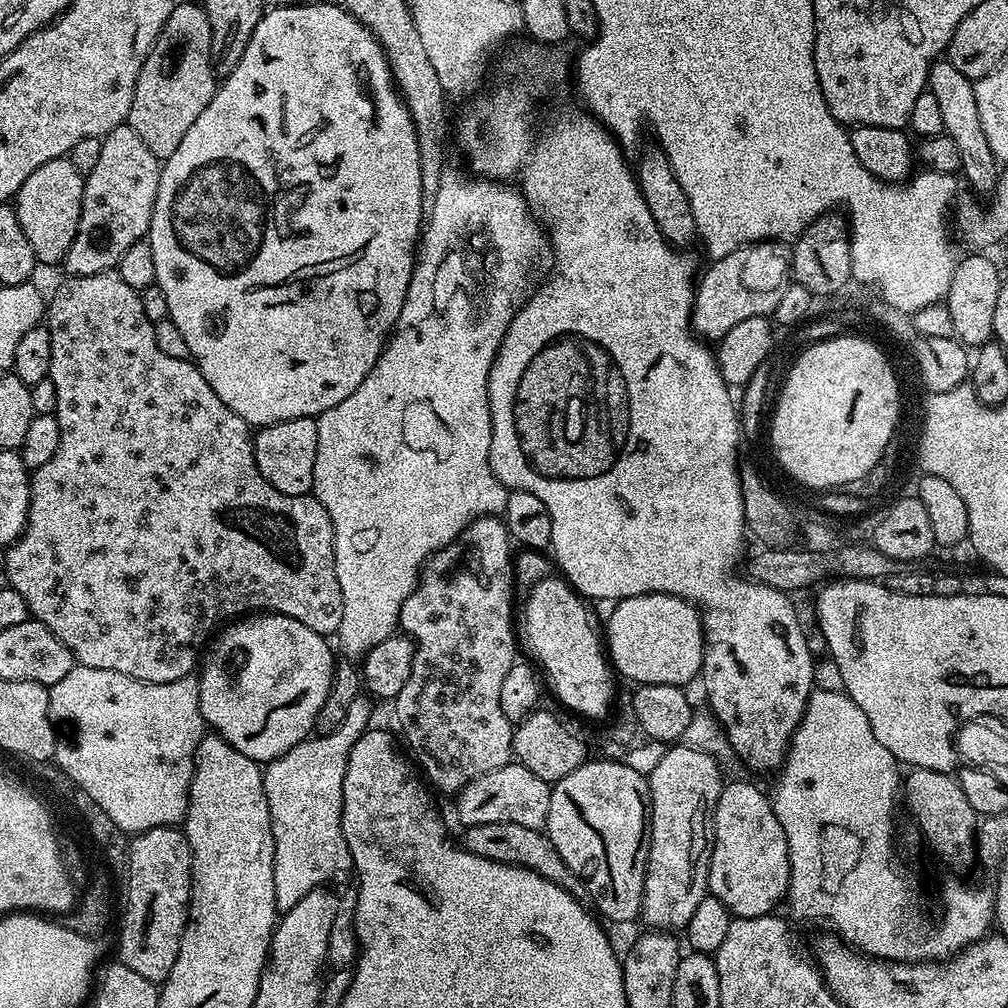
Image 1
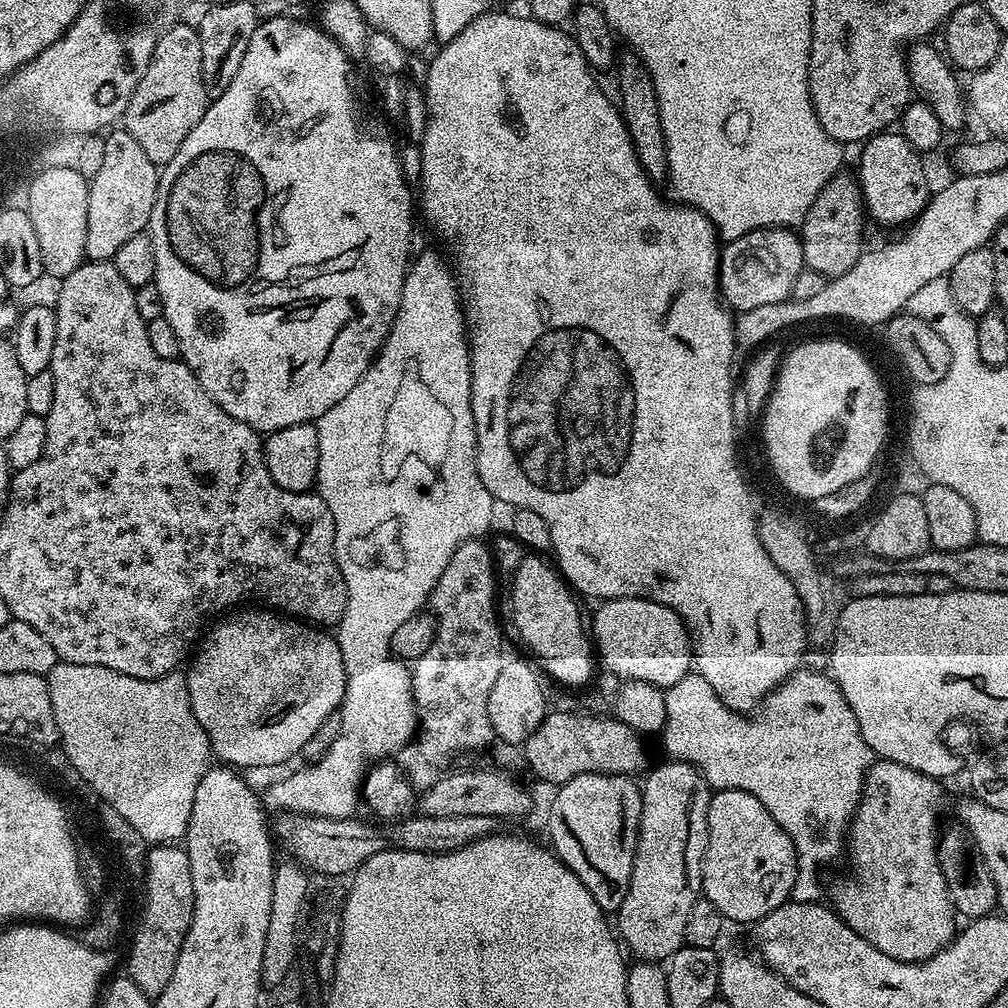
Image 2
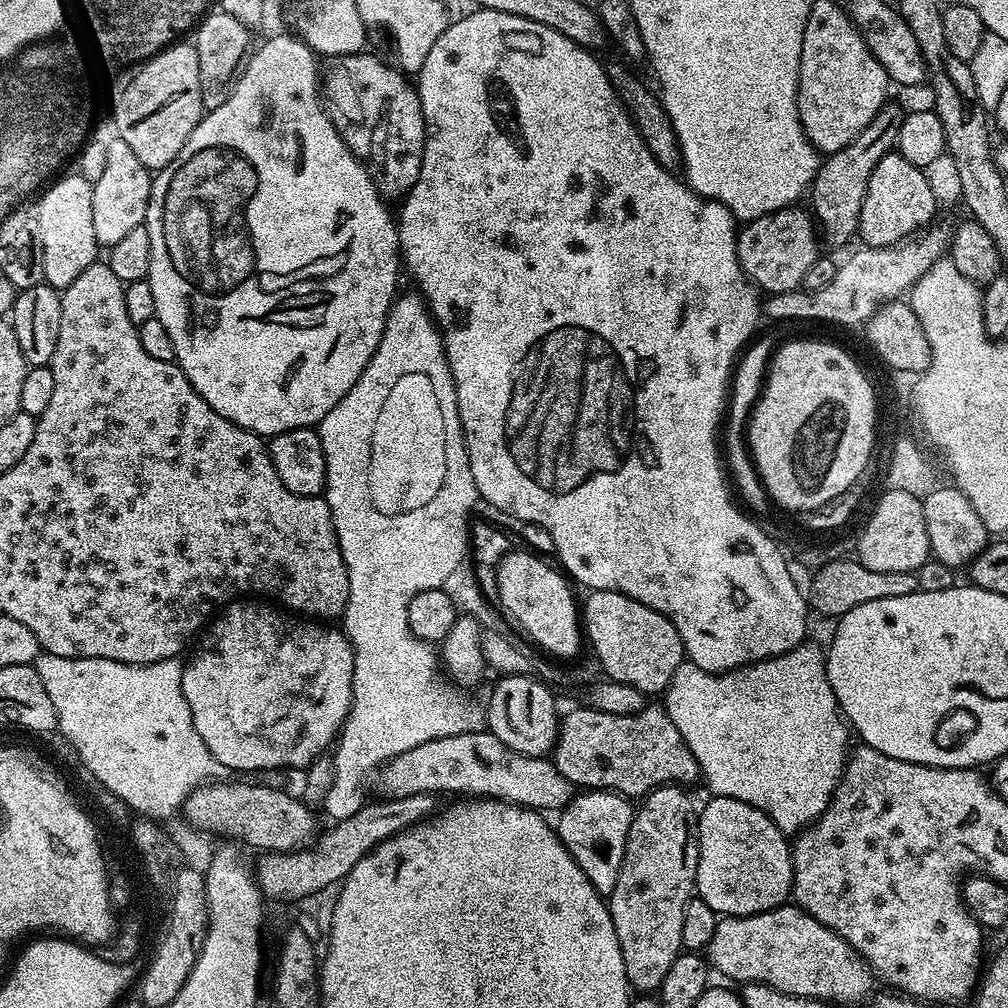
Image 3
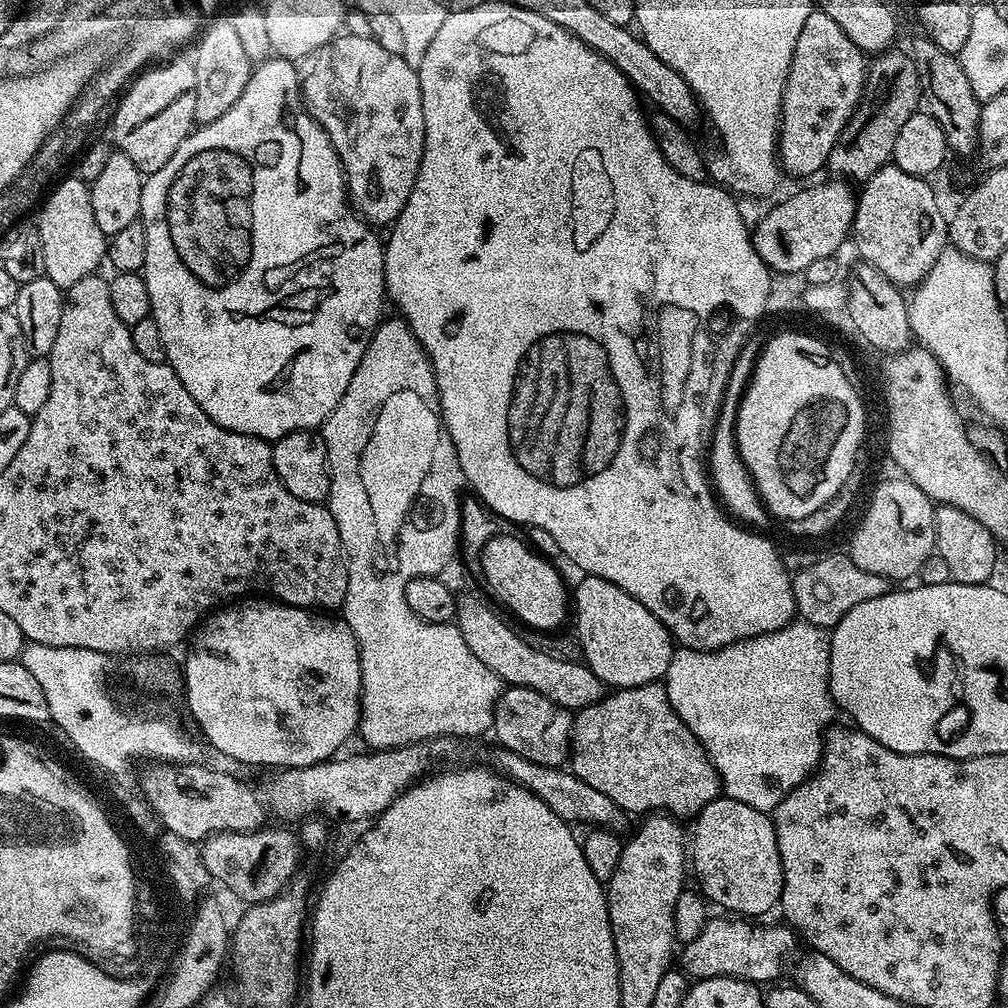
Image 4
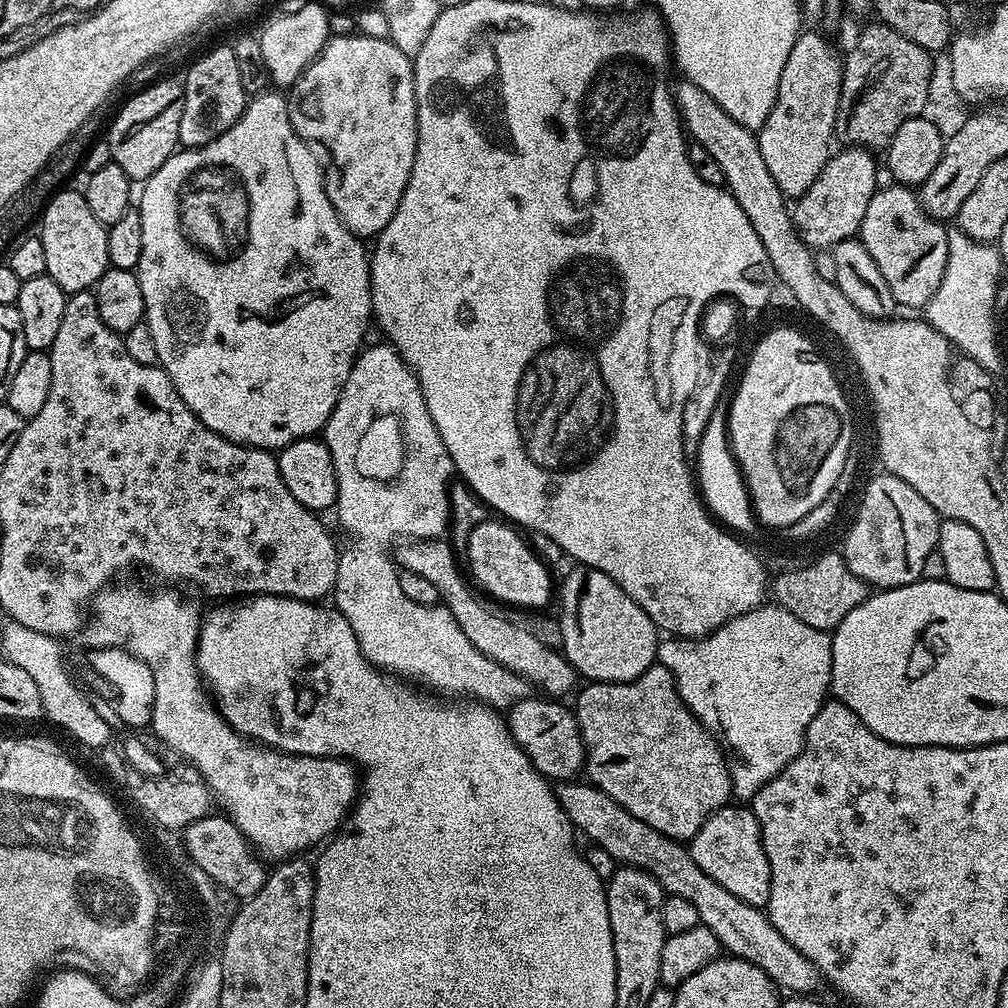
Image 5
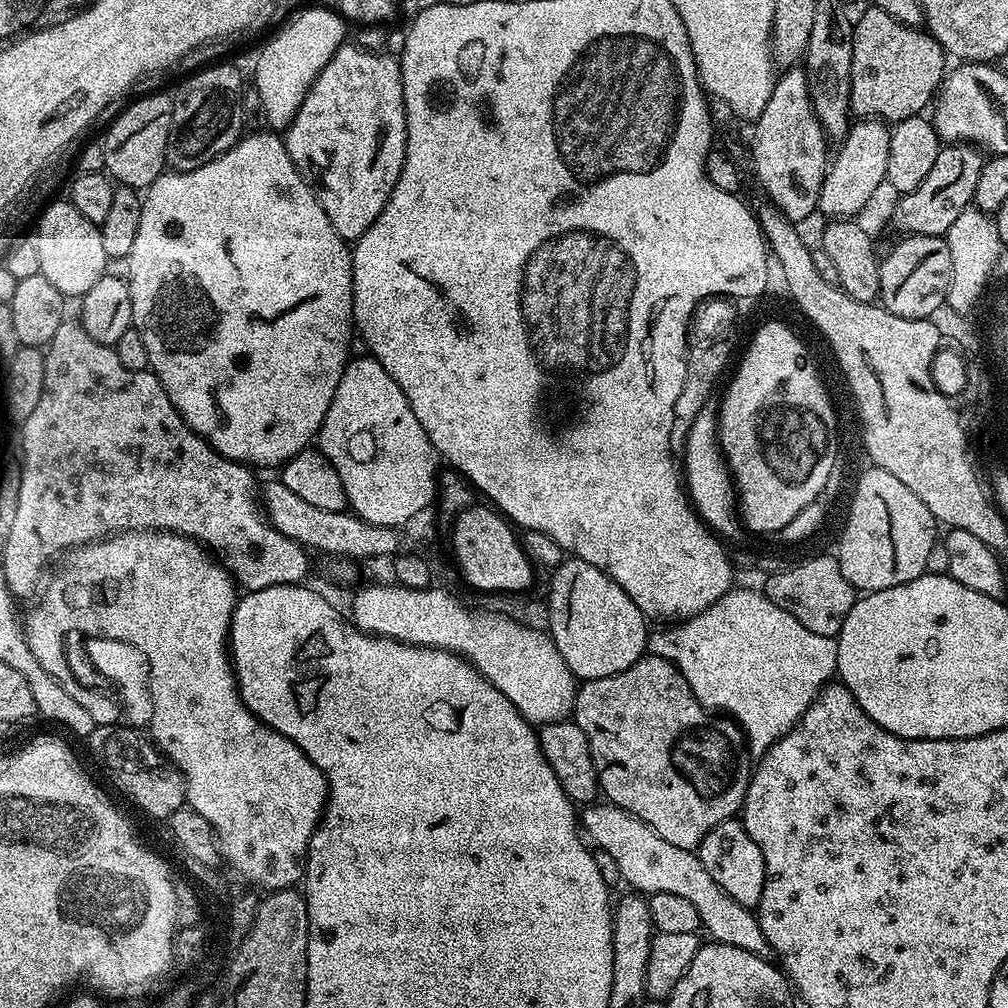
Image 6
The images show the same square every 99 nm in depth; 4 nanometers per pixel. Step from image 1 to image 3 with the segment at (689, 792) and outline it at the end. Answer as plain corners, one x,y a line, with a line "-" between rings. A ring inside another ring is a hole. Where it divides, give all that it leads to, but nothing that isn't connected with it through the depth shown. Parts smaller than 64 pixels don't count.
673,783
663,784
639,801
632,818
630,834
626,838
618,882
614,882
612,895
606,900
610,918
614,922
614,934
618,934
618,946
622,950
622,962
626,966
628,987
640,994
655,993
662,986
670,966
674,966
684,948
682,914
686,914
686,902
693,899
698,870
698,808
697,805
692,805
691,798
684,791
683,787

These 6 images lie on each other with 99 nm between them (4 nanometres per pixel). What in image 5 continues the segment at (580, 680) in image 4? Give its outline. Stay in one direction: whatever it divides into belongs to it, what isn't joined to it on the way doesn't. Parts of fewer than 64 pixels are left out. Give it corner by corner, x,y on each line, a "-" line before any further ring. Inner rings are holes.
444,538
400,542
394,548
395,563
403,571
422,574
422,578
426,578
432,583
434,590
438,590
440,595
440,604
452,611
454,622
458,622
458,626
462,626
462,634
466,634
466,638
470,638
472,645
478,650
482,650
482,654
486,654
486,658
506,666
506,670
518,674
522,679
527,680
529,685
536,687
537,684
544,691
541,693
547,694
549,697
564,698
568,691
571,693
577,687
578,674
572,663
565,658
563,651
550,646
542,646
542,642
538,642
538,638
532,637
527,630
506,622
506,618
502,618
499,611
491,612
468,589
469,581
462,568
462,573
460,573
456,559
458,559
457,553
451,543

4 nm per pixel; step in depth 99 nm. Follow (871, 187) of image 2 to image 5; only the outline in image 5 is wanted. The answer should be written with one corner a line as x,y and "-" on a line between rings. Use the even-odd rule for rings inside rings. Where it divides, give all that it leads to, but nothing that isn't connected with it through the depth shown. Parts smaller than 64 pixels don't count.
895,182
889,185
889,188
877,187
875,194
870,198
870,206
866,206
866,218
862,218
858,239
865,244
883,278
886,278
890,294
897,305
904,307
905,304
908,308
923,309
930,302
930,298
934,298
942,282
942,274
946,270
949,229
920,205
920,197
911,187

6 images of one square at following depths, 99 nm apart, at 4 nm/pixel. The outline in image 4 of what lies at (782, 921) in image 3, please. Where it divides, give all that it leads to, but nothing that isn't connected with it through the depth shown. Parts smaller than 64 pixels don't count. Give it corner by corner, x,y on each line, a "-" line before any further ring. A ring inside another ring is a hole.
724,914
713,915
706,922
706,930
694,938
694,942
683,945
678,952
679,967
693,981
719,976
733,976
751,980
757,986
771,985
784,972
788,959
795,957
798,937
783,923
763,928
763,923
749,922
744,918
729,918

